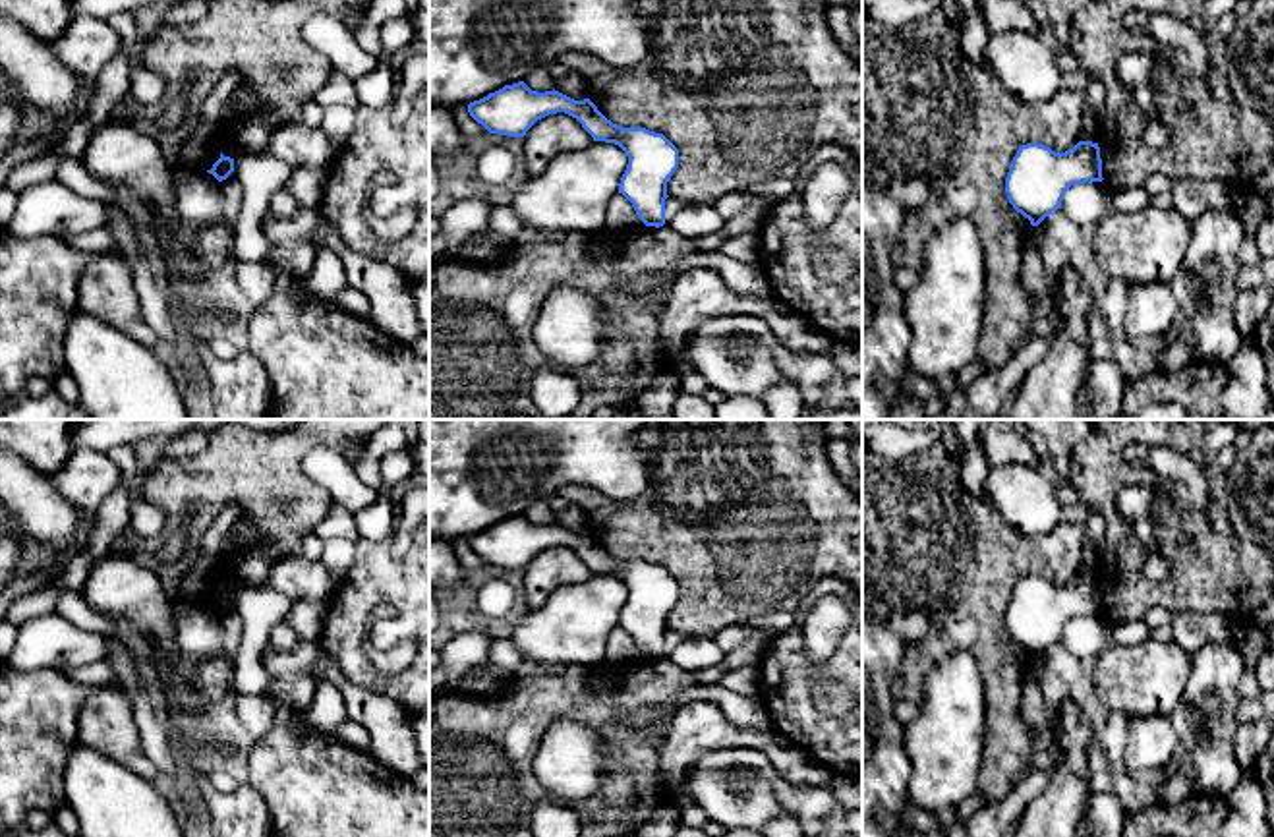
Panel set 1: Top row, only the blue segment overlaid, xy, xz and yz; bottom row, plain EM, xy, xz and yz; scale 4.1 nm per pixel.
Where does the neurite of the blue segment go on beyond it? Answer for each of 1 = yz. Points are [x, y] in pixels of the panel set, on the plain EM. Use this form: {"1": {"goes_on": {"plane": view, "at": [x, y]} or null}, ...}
{"1": {"goes_on": null}}

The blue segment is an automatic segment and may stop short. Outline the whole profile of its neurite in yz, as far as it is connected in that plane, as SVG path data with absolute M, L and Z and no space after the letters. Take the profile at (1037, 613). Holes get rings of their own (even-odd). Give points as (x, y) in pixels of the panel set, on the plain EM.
M1079 574L1065 586L1056 586L1042 576L1027 576L1011 593L1005 626L1013 642L1038 659L1061 642L1061 632L1071 619L1102 613L1098 576Z

